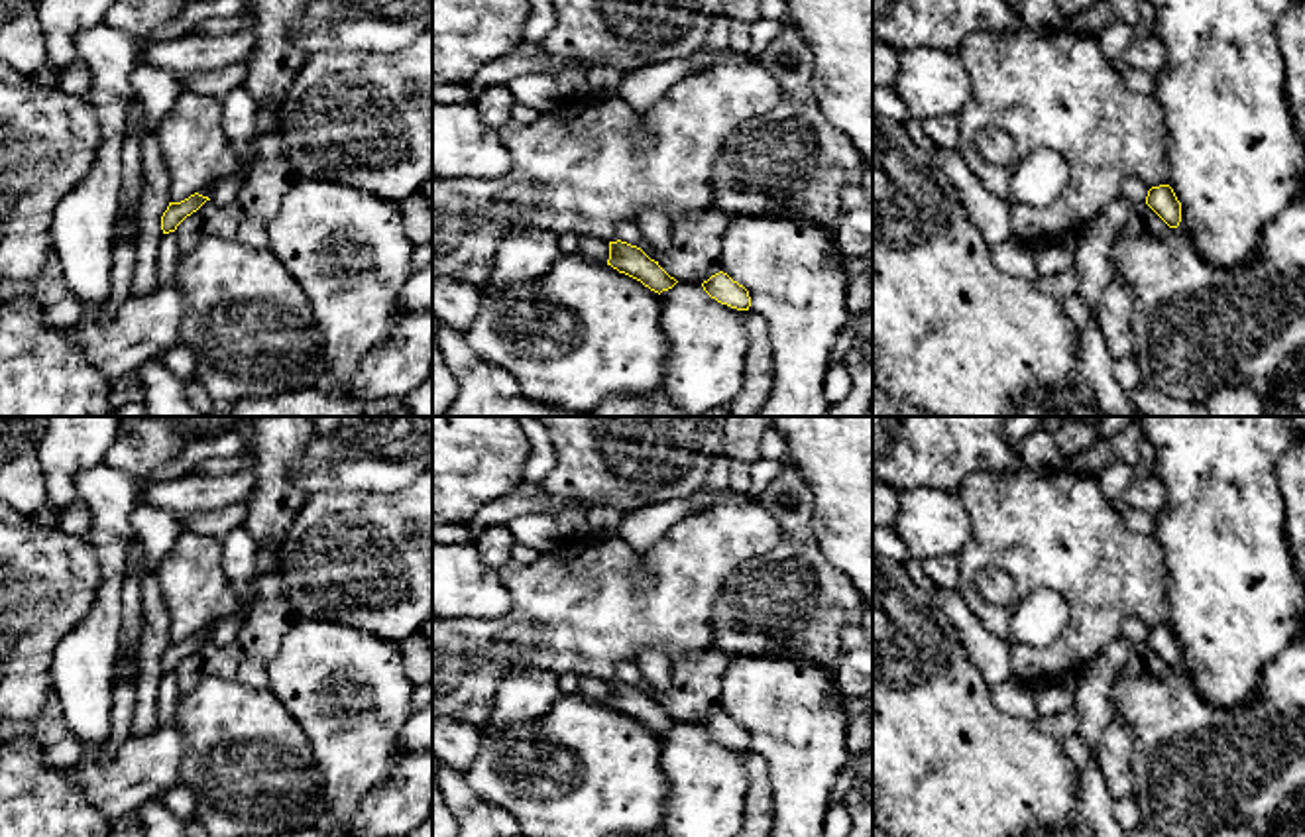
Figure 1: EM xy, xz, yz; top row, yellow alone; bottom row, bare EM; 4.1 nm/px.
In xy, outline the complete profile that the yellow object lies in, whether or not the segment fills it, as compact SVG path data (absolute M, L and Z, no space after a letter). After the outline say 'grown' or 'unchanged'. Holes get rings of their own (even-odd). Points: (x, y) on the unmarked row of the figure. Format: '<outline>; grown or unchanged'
M195 633L195 635L191 635L189 639L181 641L181 642L169 642L167 650L161 656L161 670L163 670L163 674L175 672L177 666L187 656L197 652L206 641L210 641L210 639Z; unchanged

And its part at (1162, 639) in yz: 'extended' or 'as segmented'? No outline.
as segmented

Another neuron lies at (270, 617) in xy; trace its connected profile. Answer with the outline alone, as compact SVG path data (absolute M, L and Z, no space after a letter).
M277 562L259 580L257 599L248 609L236 639L228 646L206 641L177 666L181 694L189 694L202 676L236 680L238 668L250 658L267 664L279 652L285 635L297 621L295 607L285 599Z

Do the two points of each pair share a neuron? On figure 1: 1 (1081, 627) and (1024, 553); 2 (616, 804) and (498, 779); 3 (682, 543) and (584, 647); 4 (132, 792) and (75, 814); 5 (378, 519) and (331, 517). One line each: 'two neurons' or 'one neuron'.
1: one neuron
2: one neuron
3: one neuron
4: two neurons
5: one neuron

